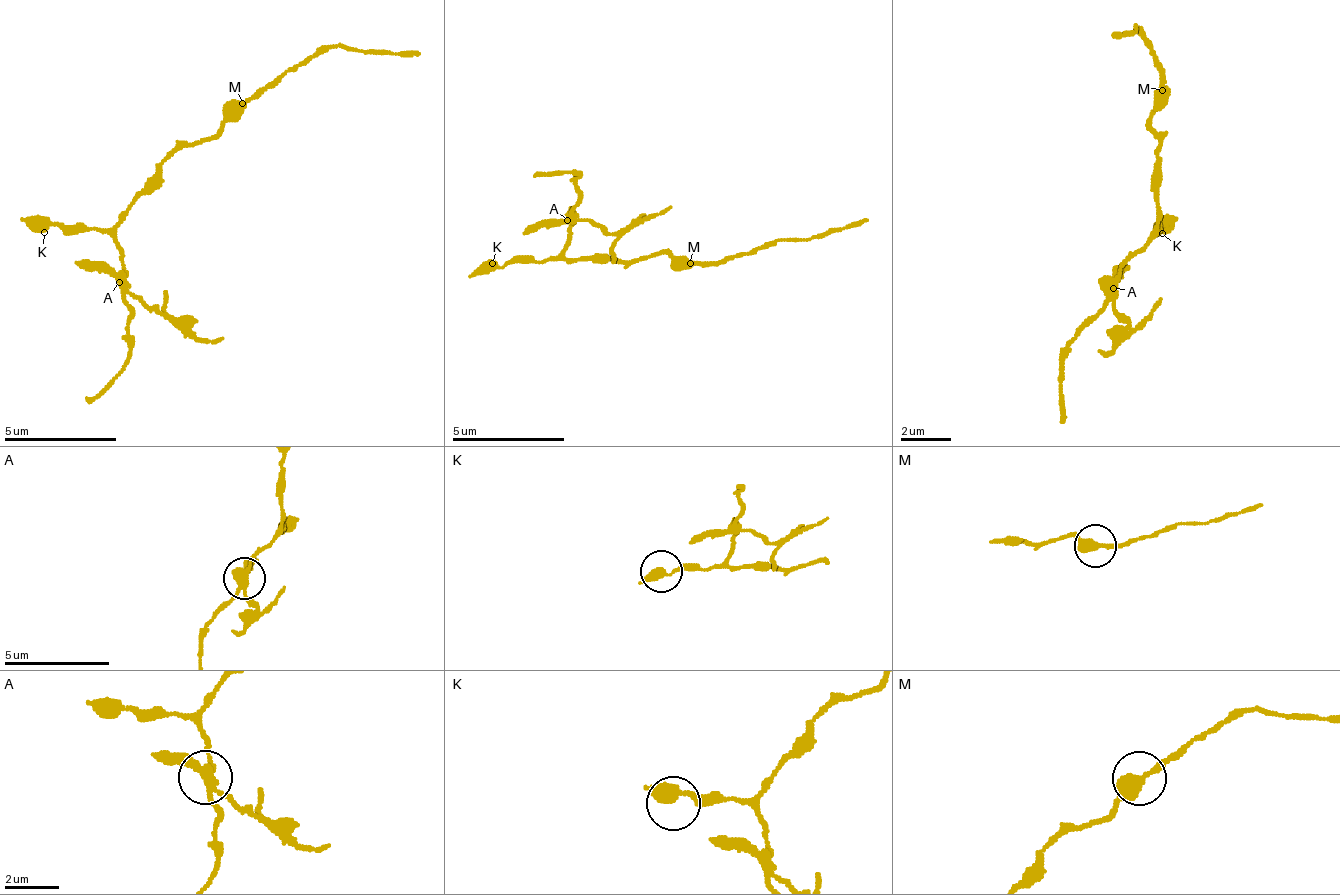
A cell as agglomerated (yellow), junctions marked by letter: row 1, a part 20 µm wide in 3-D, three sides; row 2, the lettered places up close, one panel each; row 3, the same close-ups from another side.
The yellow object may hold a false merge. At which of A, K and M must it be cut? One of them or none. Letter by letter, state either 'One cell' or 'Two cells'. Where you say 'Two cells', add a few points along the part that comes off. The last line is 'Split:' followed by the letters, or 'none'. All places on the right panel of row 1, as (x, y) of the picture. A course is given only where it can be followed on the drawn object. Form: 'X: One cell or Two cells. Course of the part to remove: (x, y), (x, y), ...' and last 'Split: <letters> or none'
A: Two cells. Course of the part to remove: (1112, 290), (1112, 308), (1131, 327), (1099, 352)
K: One cell
M: One cell
Split: A

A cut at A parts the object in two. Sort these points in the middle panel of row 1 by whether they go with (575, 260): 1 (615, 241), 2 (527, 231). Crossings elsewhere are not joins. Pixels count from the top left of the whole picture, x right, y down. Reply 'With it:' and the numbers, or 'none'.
With it: none

